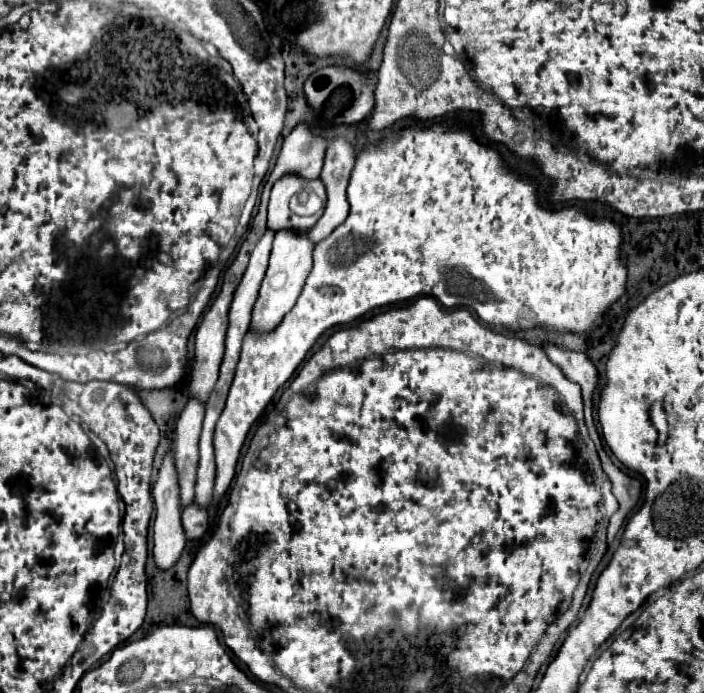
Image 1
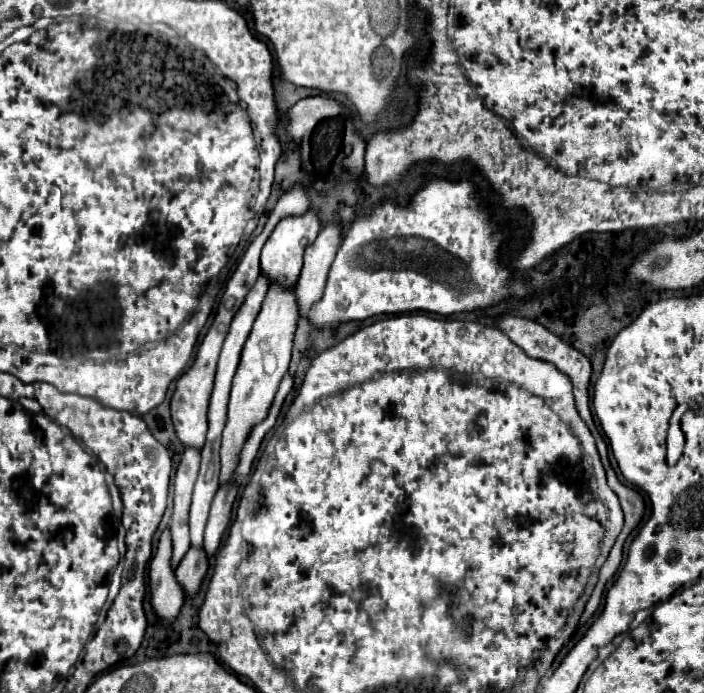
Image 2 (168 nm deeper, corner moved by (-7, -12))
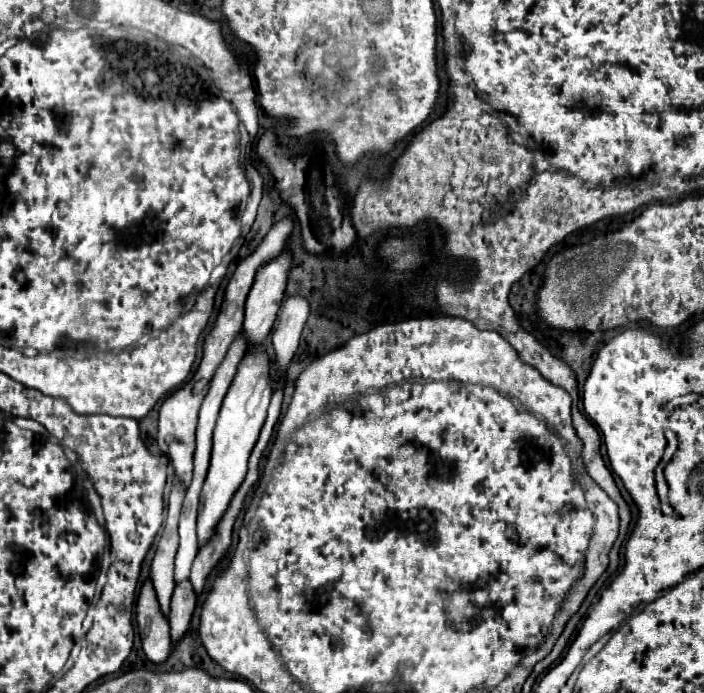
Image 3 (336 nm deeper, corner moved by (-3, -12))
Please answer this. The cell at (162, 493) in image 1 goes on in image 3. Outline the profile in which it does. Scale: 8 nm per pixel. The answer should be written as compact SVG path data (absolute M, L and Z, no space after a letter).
M151 578L145 580L137 598L137 624L143 640L143 652L151 662L163 662L171 652L169 620L163 614Z

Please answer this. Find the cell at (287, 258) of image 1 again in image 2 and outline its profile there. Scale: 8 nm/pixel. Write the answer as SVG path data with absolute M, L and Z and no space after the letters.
M271 286L265 296L263 308L253 324L253 330L245 342L241 362L233 378L233 388L231 388L229 406L227 406L227 422L225 422L223 440L221 440L221 476L219 476L221 486L231 482L235 468L239 464L239 452L243 450L243 444L247 442L251 428L255 428L255 424L263 422L263 418L267 416L271 402L277 394L279 382L289 368L293 334L299 320L299 312L295 306L297 306L295 288L283 290L279 286Z

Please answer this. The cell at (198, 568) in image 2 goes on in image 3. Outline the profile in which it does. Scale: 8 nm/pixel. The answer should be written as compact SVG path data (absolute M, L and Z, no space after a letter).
M183 580L175 586L173 590L173 598L171 598L171 612L169 612L169 624L171 624L171 638L173 642L181 640L181 636L187 632L189 622L191 622L191 614L195 610L195 590L191 586L189 580Z

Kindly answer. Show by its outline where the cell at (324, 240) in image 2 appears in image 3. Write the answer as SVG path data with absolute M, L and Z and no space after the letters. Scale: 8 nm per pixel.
M291 294L283 300L279 312L279 324L277 330L273 332L273 348L281 370L285 370L289 360L293 358L307 318L309 318L309 300L305 296Z

